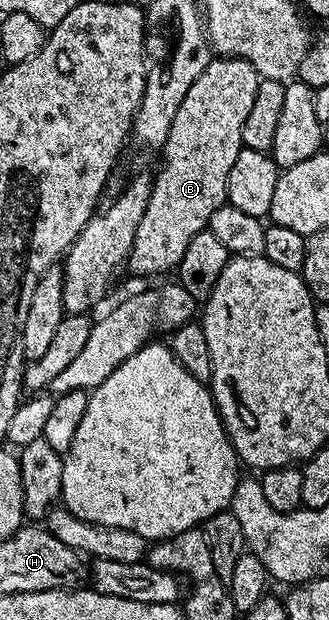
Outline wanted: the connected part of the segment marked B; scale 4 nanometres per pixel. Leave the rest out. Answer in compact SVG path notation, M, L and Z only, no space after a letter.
M217 56L207 64L207 68L203 68L203 76L191 84L187 96L183 96L183 104L179 104L179 112L175 112L171 132L167 132L163 147L165 159L161 162L161 171L153 178L151 200L147 200L147 212L143 212L143 220L139 220L139 232L135 232L133 247L127 259L128 269L133 269L137 274L176 271L177 265L183 260L183 252L187 252L187 244L191 244L191 240L195 240L195 236L208 227L211 212L226 205L227 176L231 172L231 164L235 164L235 156L239 156L243 148L243 124L251 113L255 88L259 88L261 79L257 69L247 60Z

